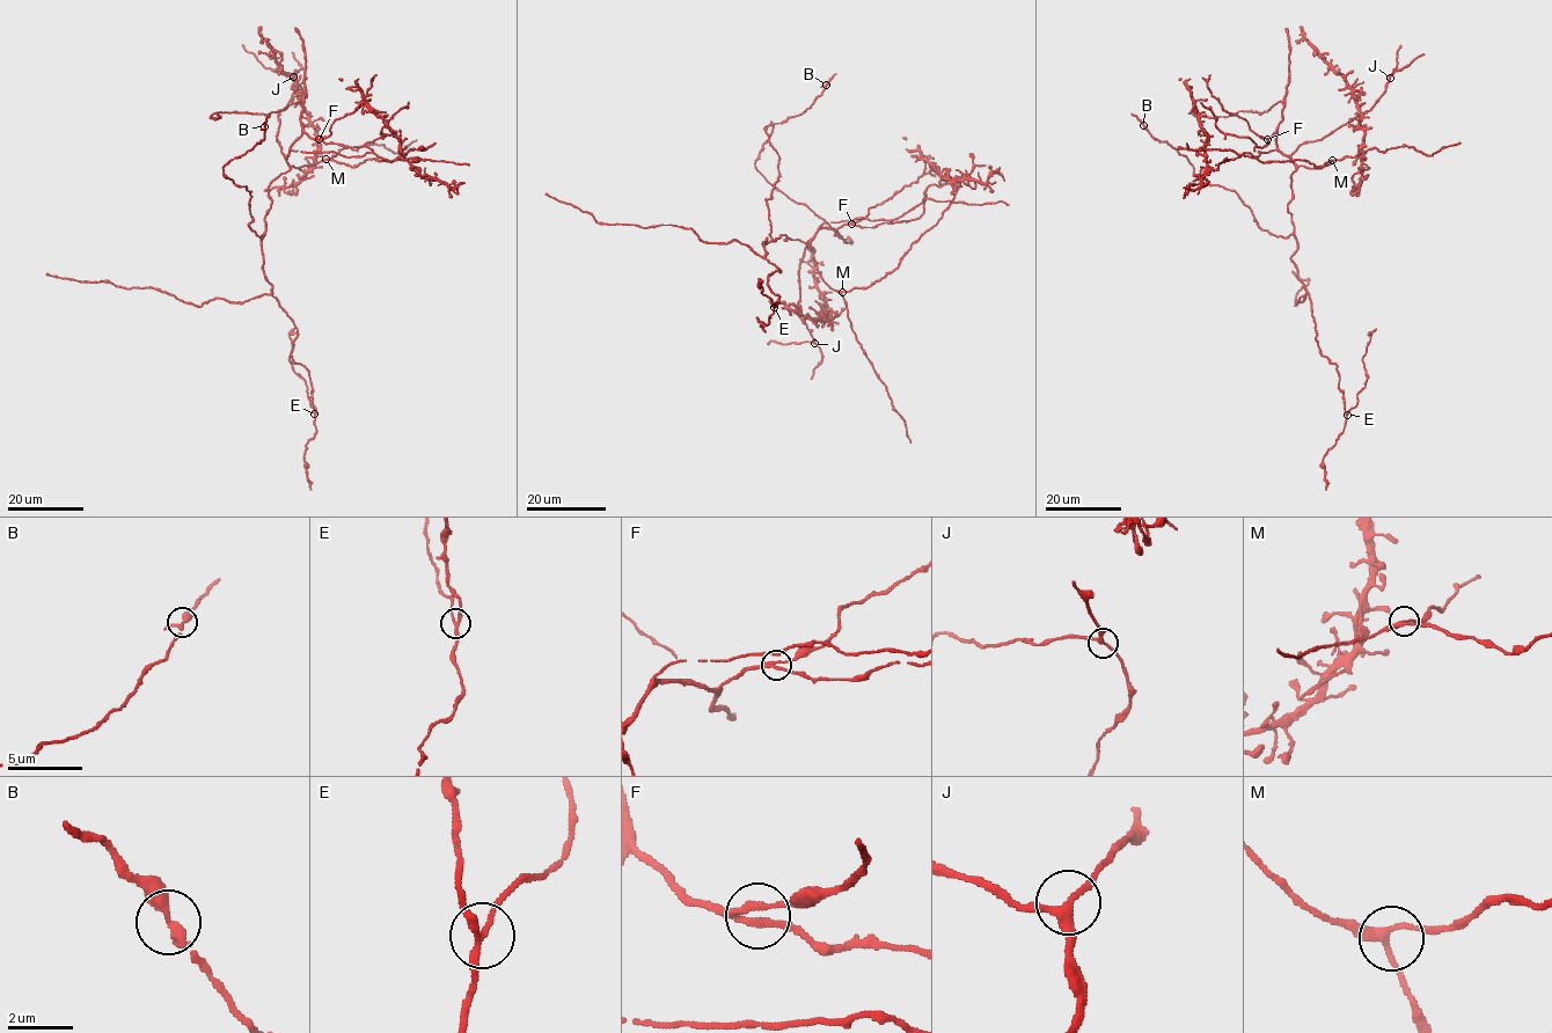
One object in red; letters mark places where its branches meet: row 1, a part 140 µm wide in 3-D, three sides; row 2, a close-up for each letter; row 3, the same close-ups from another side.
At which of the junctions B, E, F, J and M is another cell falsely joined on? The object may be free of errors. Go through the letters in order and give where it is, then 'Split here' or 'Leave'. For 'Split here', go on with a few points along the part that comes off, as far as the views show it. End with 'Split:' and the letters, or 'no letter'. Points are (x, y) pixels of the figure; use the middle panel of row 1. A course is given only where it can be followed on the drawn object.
B: Place: (826, 85). Leave
E: Place: (774, 307). Split here. Course of the part to remove: (774, 308), (769, 324), (759, 322), (758, 317), (766, 331)
F: Place: (851, 224). Leave
J: Place: (814, 343). Leave
M: Place: (842, 292). Leave
Split: E

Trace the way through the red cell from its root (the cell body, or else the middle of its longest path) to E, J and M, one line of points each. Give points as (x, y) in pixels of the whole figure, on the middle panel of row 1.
E: (785, 240), (762, 244), (781, 271), (768, 278), (778, 297), (774, 308)
J: (785, 240), (799, 240), (811, 247), (810, 241), (799, 265), (797, 303), (798, 315), (814, 343)
M: (785, 240), (799, 240), (809, 247), (821, 278), (842, 292)

